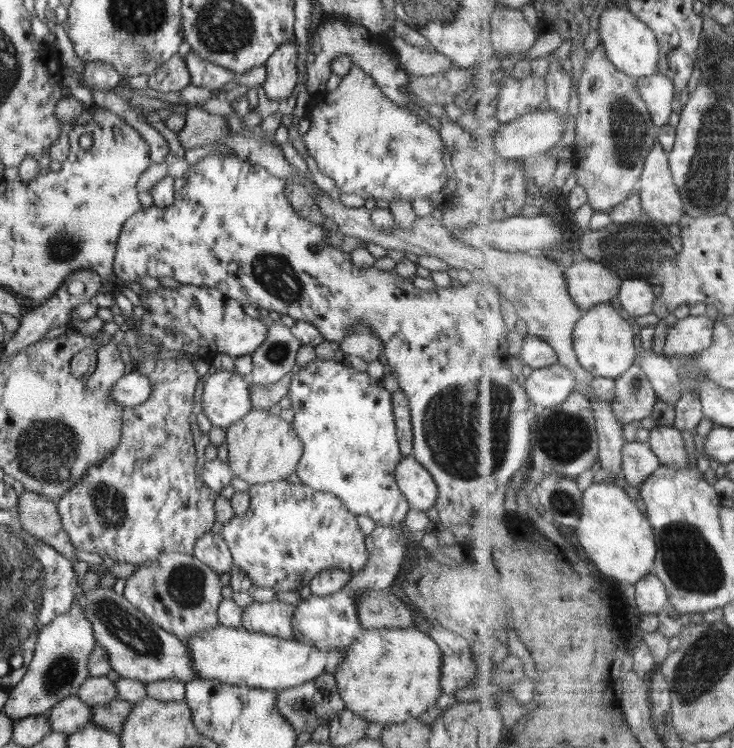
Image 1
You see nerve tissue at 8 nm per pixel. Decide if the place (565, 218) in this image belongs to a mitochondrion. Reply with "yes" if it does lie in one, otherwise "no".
no

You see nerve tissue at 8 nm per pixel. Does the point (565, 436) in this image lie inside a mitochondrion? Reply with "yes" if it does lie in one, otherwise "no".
yes

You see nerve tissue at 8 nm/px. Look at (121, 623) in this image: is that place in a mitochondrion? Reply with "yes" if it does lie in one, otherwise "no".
yes

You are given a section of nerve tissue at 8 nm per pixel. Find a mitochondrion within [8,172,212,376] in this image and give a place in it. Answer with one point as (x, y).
(66, 242)

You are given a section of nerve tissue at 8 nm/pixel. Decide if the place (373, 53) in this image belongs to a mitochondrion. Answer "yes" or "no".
no

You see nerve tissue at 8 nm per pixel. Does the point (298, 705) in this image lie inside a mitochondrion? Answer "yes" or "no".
yes

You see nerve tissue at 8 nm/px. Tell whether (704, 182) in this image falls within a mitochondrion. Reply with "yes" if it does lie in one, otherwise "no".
yes

